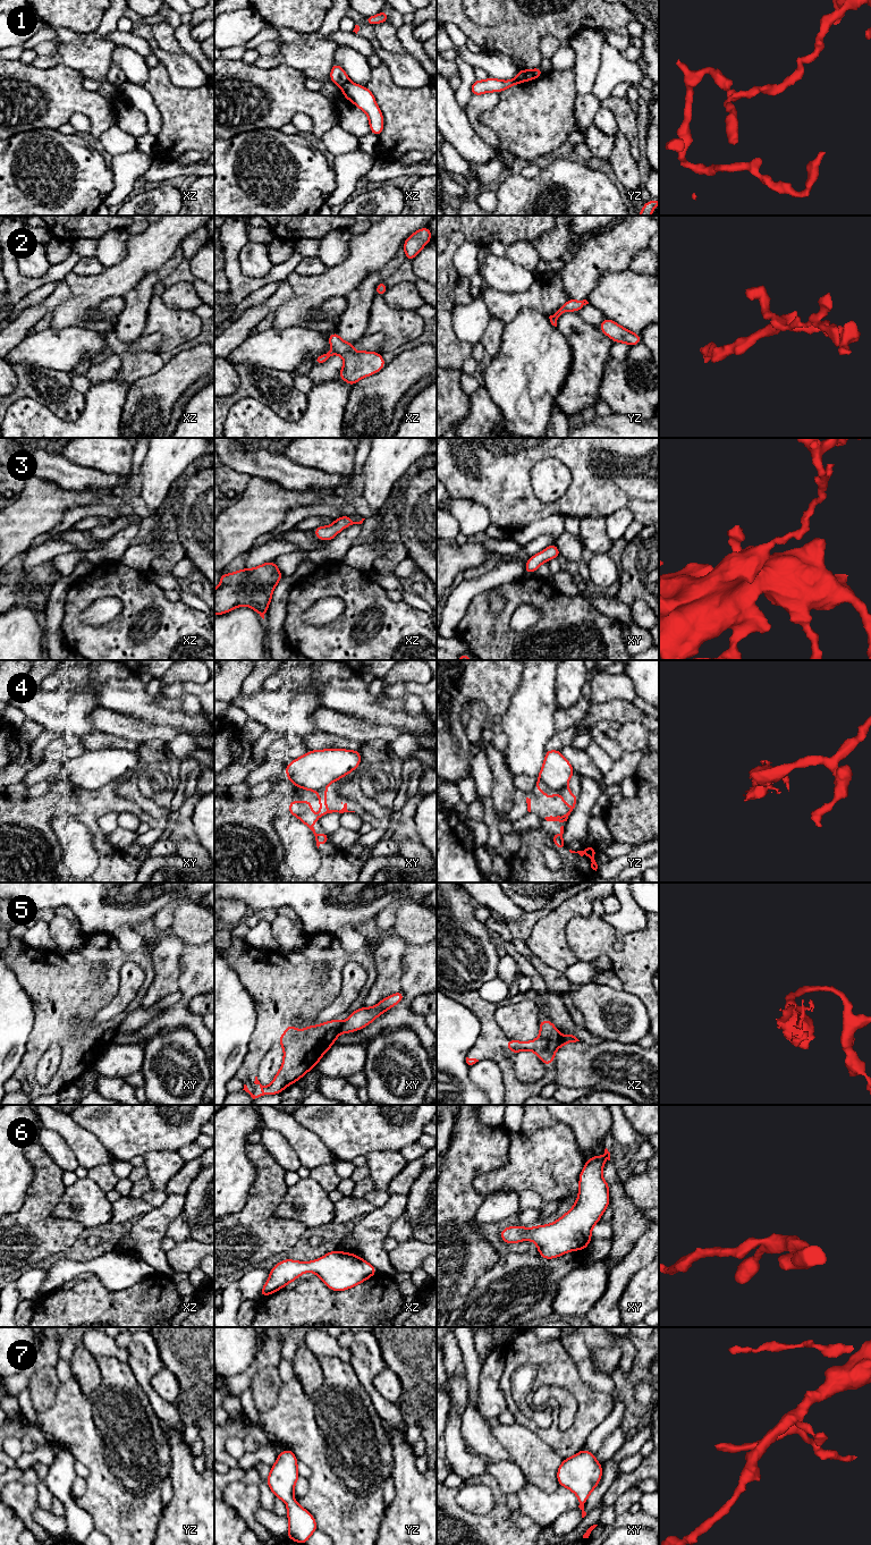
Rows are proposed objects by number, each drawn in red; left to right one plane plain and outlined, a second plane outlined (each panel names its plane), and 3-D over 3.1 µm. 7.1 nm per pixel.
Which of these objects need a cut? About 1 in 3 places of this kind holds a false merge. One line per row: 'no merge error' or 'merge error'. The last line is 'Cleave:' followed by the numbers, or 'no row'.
1: merge error
2: no merge error
3: no merge error
4: merge error
5: merge error
6: no merge error
7: no merge error
Cleave: 1, 4, 5

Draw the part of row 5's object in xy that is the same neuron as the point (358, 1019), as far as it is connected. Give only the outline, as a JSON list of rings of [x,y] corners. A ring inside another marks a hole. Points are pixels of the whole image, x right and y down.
[[[398,991],[383,998],[375,1006],[372,1006],[370,1008],[363,1006],[362,1008],[354,1011],[343,1023],[340,1028],[340,1033],[354,1032],[362,1028],[365,1028],[372,1021],[374,1021],[380,1014],[383,1014],[392,1006],[400,1003],[403,998],[404,993]]]

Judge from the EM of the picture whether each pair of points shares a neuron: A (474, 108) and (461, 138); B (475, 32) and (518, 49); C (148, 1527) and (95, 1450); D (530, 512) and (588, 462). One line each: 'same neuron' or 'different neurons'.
A: different neurons
B: same neuron
C: same neuron
D: same neuron

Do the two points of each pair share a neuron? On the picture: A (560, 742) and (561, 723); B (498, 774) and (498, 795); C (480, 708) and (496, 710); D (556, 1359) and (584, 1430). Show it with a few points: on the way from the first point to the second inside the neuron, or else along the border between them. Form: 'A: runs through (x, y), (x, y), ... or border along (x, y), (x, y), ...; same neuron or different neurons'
A: border along (574, 725), (557, 731); different neurons
B: runs through (498, 779), (498, 790); same neuron
C: border along (470, 702), (483, 700), (487, 703), (488, 712); different neurons
D: runs through (567, 1377), (584, 1394), (584, 1412); same neuron

